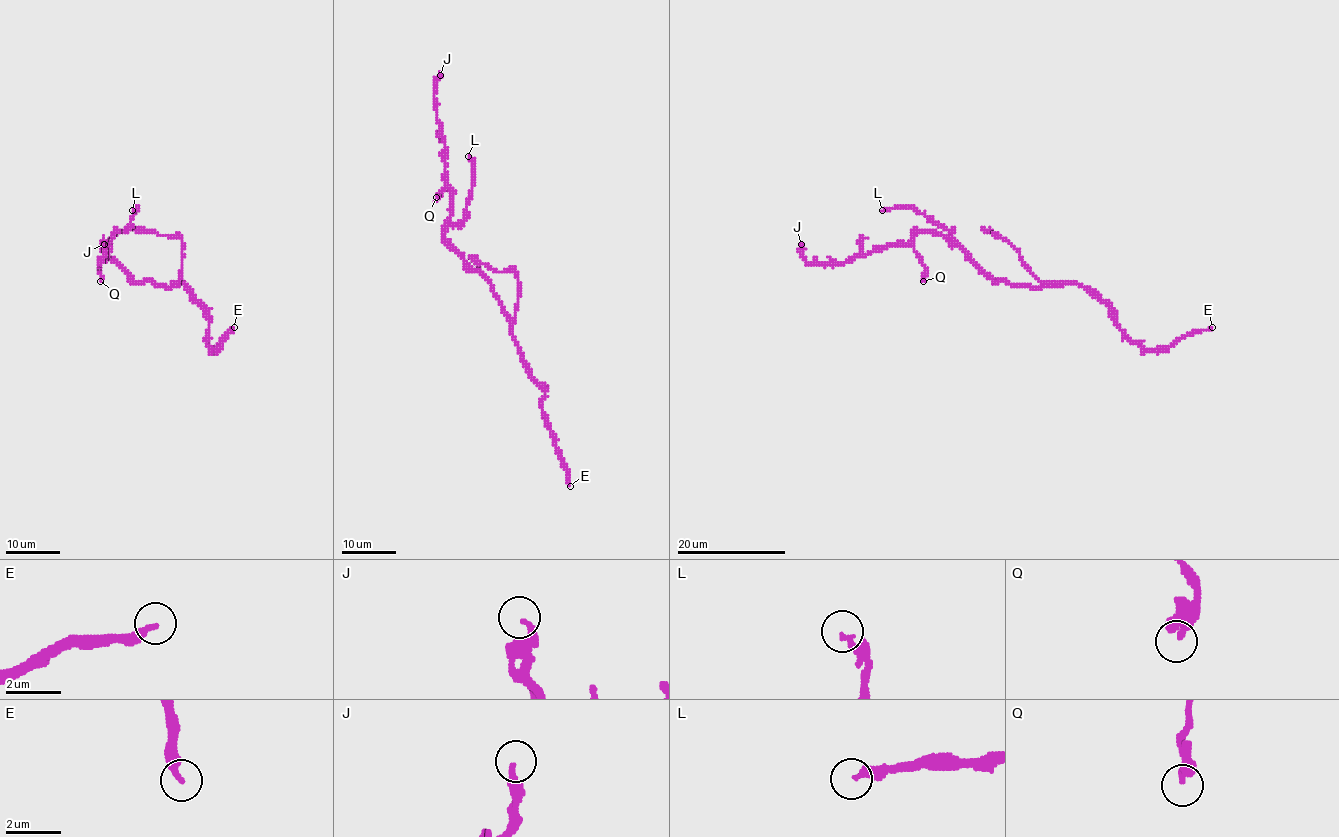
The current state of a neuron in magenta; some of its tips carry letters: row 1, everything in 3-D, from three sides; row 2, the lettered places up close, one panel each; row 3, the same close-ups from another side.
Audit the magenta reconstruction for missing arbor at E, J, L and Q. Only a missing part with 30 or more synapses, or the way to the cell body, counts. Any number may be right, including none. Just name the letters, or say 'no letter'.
L

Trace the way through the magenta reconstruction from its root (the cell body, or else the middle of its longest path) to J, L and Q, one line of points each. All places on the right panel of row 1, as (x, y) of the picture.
J: (1007, 283), (986, 276), (961, 247), (931, 232), (844, 263), (809, 263), (801, 244)
L: (1007, 283), (994, 282), (986, 276), (966, 256), (946, 228), (932, 224), (912, 207), (882, 210)
Q: (1007, 283), (994, 282), (986, 276), (961, 247), (931, 232), (920, 232), (912, 241), (927, 271), (923, 281)

